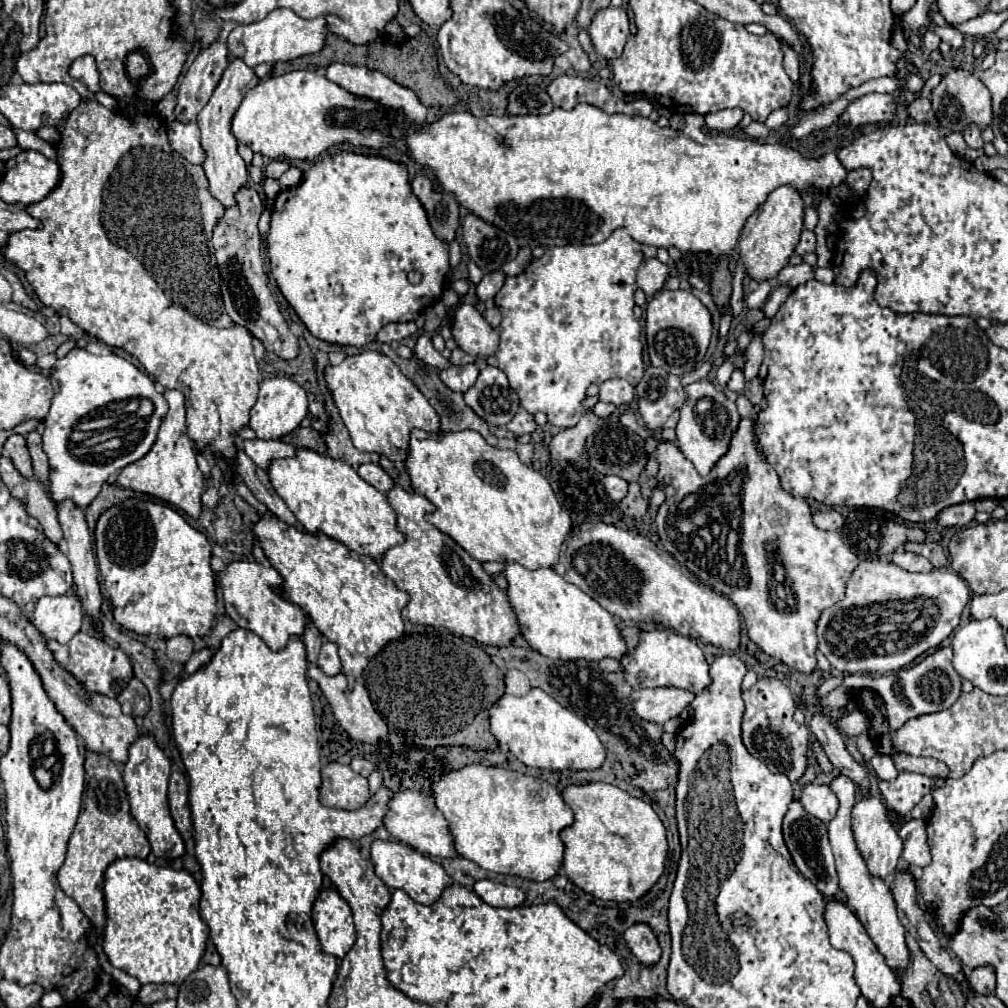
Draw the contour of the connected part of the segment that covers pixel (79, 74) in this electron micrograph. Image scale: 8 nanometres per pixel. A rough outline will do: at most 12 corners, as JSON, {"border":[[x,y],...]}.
{"border":[[90,54],[74,60],[68,72],[100,92],[100,70]]}

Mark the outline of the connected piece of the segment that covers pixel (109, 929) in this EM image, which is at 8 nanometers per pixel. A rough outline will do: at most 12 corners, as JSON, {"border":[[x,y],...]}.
{"border":[[118,858],[102,950],[142,984],[182,984],[208,924],[186,870]]}

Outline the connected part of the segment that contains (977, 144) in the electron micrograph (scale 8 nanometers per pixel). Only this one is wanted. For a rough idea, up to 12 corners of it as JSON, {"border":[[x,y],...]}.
{"border":[[976,124],[964,130],[964,140],[970,148],[984,146],[980,128]]}

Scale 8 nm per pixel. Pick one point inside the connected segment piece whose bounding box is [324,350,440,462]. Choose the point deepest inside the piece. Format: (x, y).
(379, 405)

